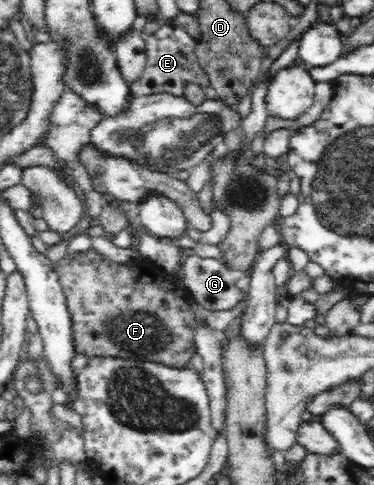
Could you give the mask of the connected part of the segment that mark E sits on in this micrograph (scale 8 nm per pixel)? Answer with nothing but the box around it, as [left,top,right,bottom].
[129,23,210,96]

